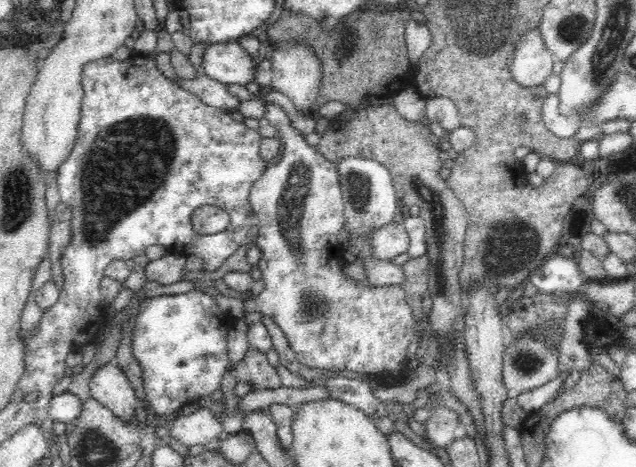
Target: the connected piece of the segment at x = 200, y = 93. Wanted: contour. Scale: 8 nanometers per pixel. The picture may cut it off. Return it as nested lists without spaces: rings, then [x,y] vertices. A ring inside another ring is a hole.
[[[206,74],[188,80],[176,76],[174,82],[178,83],[182,89],[198,96],[208,106],[224,108],[225,111],[235,111],[237,110],[237,104],[240,102],[228,93],[228,85],[208,78]]]

